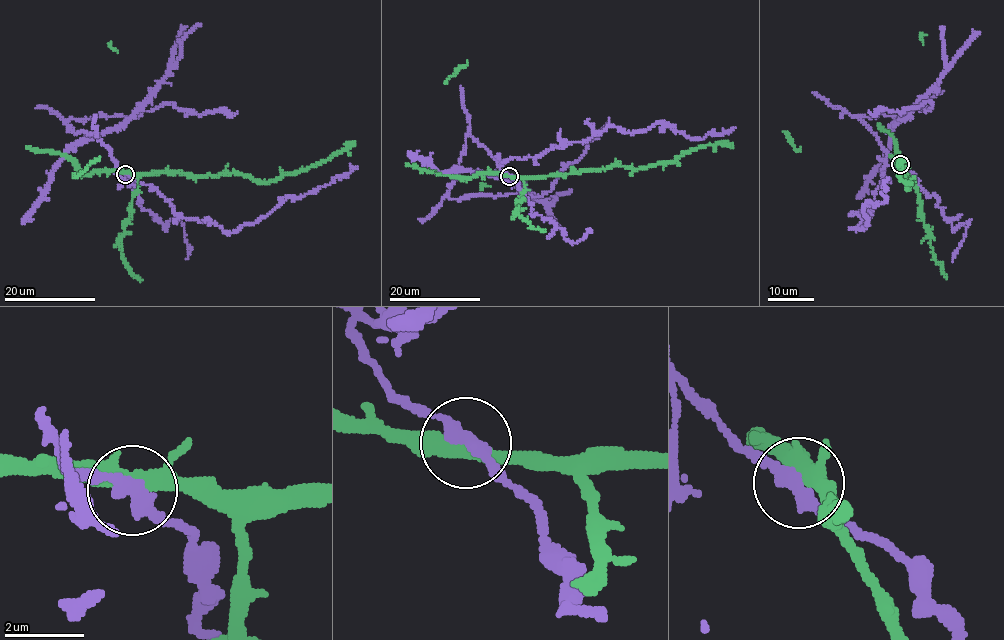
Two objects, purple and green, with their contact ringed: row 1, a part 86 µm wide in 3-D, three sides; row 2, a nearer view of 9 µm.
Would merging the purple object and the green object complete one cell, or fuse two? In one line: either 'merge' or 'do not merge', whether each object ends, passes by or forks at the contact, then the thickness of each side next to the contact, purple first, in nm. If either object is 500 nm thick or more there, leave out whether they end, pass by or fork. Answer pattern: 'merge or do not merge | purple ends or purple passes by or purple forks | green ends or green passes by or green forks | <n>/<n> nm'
merge | purple passes by | green passes by | 360/400 nm

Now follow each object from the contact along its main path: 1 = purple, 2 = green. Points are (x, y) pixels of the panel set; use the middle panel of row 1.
1: (510, 176), (468, 134), (450, 198), (507, 195), (512, 184), (478, 171), (439, 173), (409, 152)
2: (510, 176), (567, 175), (624, 165), (641, 168), (666, 164), (704, 146), (728, 144), (722, 141)

